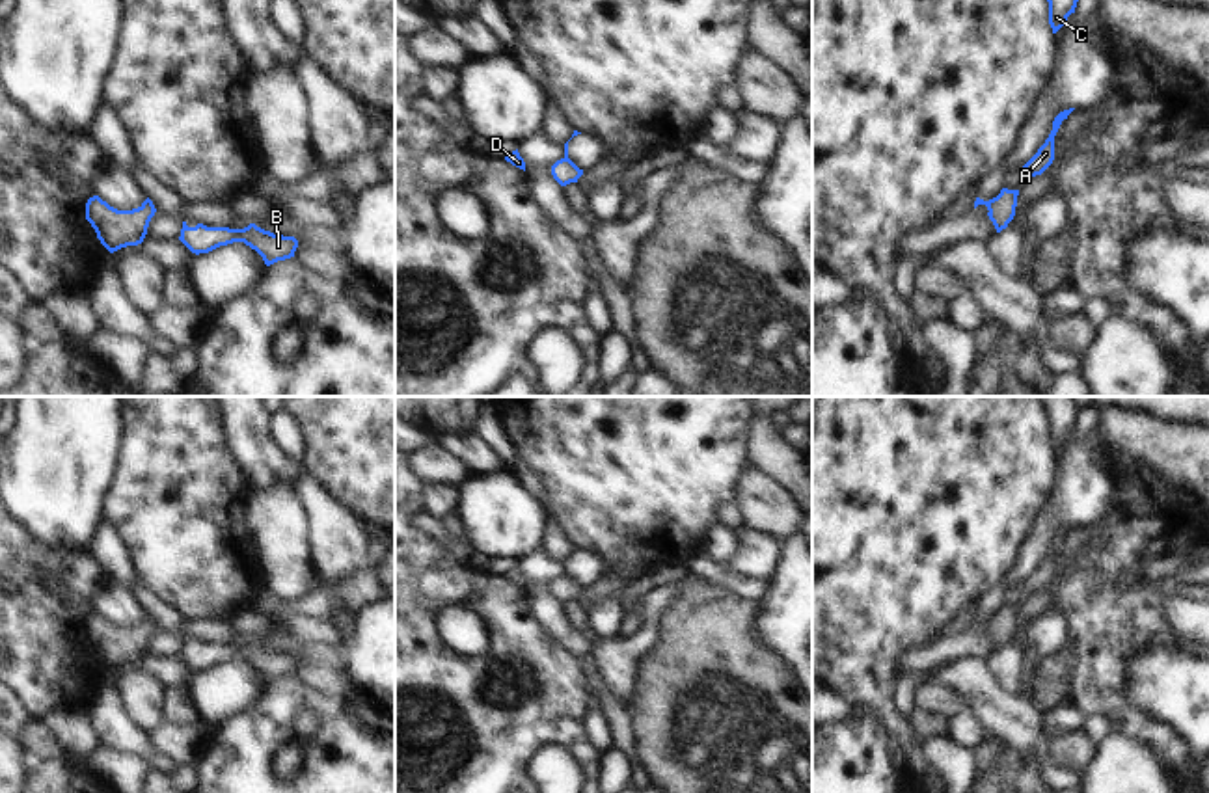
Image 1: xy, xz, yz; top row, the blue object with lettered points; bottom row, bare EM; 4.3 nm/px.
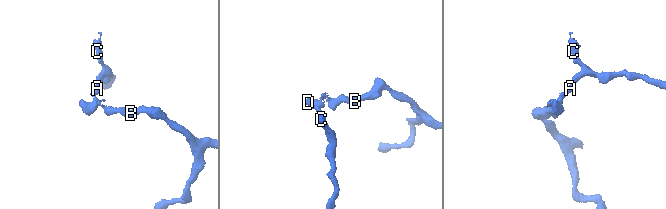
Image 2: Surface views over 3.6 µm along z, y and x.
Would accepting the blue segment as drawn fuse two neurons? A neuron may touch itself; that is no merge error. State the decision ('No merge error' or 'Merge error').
Merge error

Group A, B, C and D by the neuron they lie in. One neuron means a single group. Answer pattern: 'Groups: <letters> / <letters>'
Groups: A C D / B

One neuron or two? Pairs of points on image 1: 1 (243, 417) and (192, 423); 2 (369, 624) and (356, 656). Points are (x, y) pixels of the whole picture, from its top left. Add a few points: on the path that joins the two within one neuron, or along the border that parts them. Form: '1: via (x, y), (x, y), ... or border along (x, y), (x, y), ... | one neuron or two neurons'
1: border along (224, 416), (228, 443), (239, 460) | two neurons
2: via (369, 631), (369, 643), (364, 648) | one neuron

